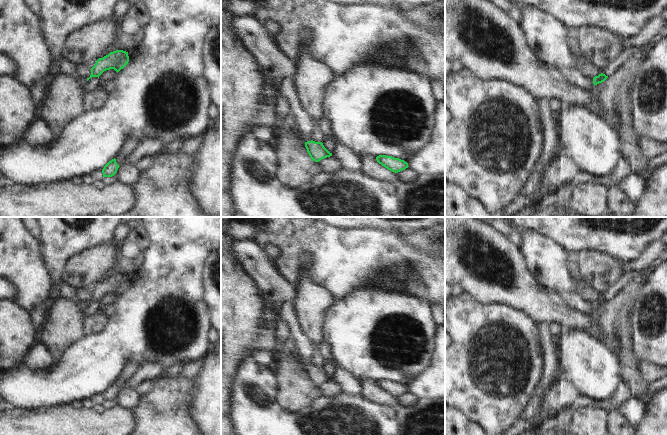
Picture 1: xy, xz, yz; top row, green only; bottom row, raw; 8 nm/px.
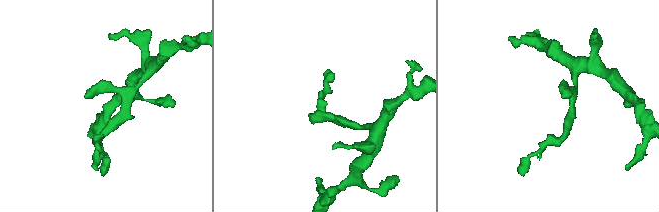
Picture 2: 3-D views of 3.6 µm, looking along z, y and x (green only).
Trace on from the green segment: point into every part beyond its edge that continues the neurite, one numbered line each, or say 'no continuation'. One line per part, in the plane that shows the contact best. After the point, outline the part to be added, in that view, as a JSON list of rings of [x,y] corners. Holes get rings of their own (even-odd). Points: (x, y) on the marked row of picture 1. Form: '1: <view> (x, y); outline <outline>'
1: yz (573, 75); outline [[[576,66],[566,68],[564,76],[568,82],[587,90],[591,90],[591,87],[594,85],[593,78],[584,76]]]

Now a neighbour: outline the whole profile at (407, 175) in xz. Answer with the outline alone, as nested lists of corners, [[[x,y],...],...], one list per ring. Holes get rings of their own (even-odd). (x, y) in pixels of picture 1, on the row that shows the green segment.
[[[406,168],[397,173],[400,182],[411,182],[418,177],[418,173],[410,168]]]

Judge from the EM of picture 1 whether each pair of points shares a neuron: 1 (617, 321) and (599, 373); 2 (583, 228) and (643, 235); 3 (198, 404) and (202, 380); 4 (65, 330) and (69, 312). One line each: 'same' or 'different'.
1: different
2: same
3: same
4: same

